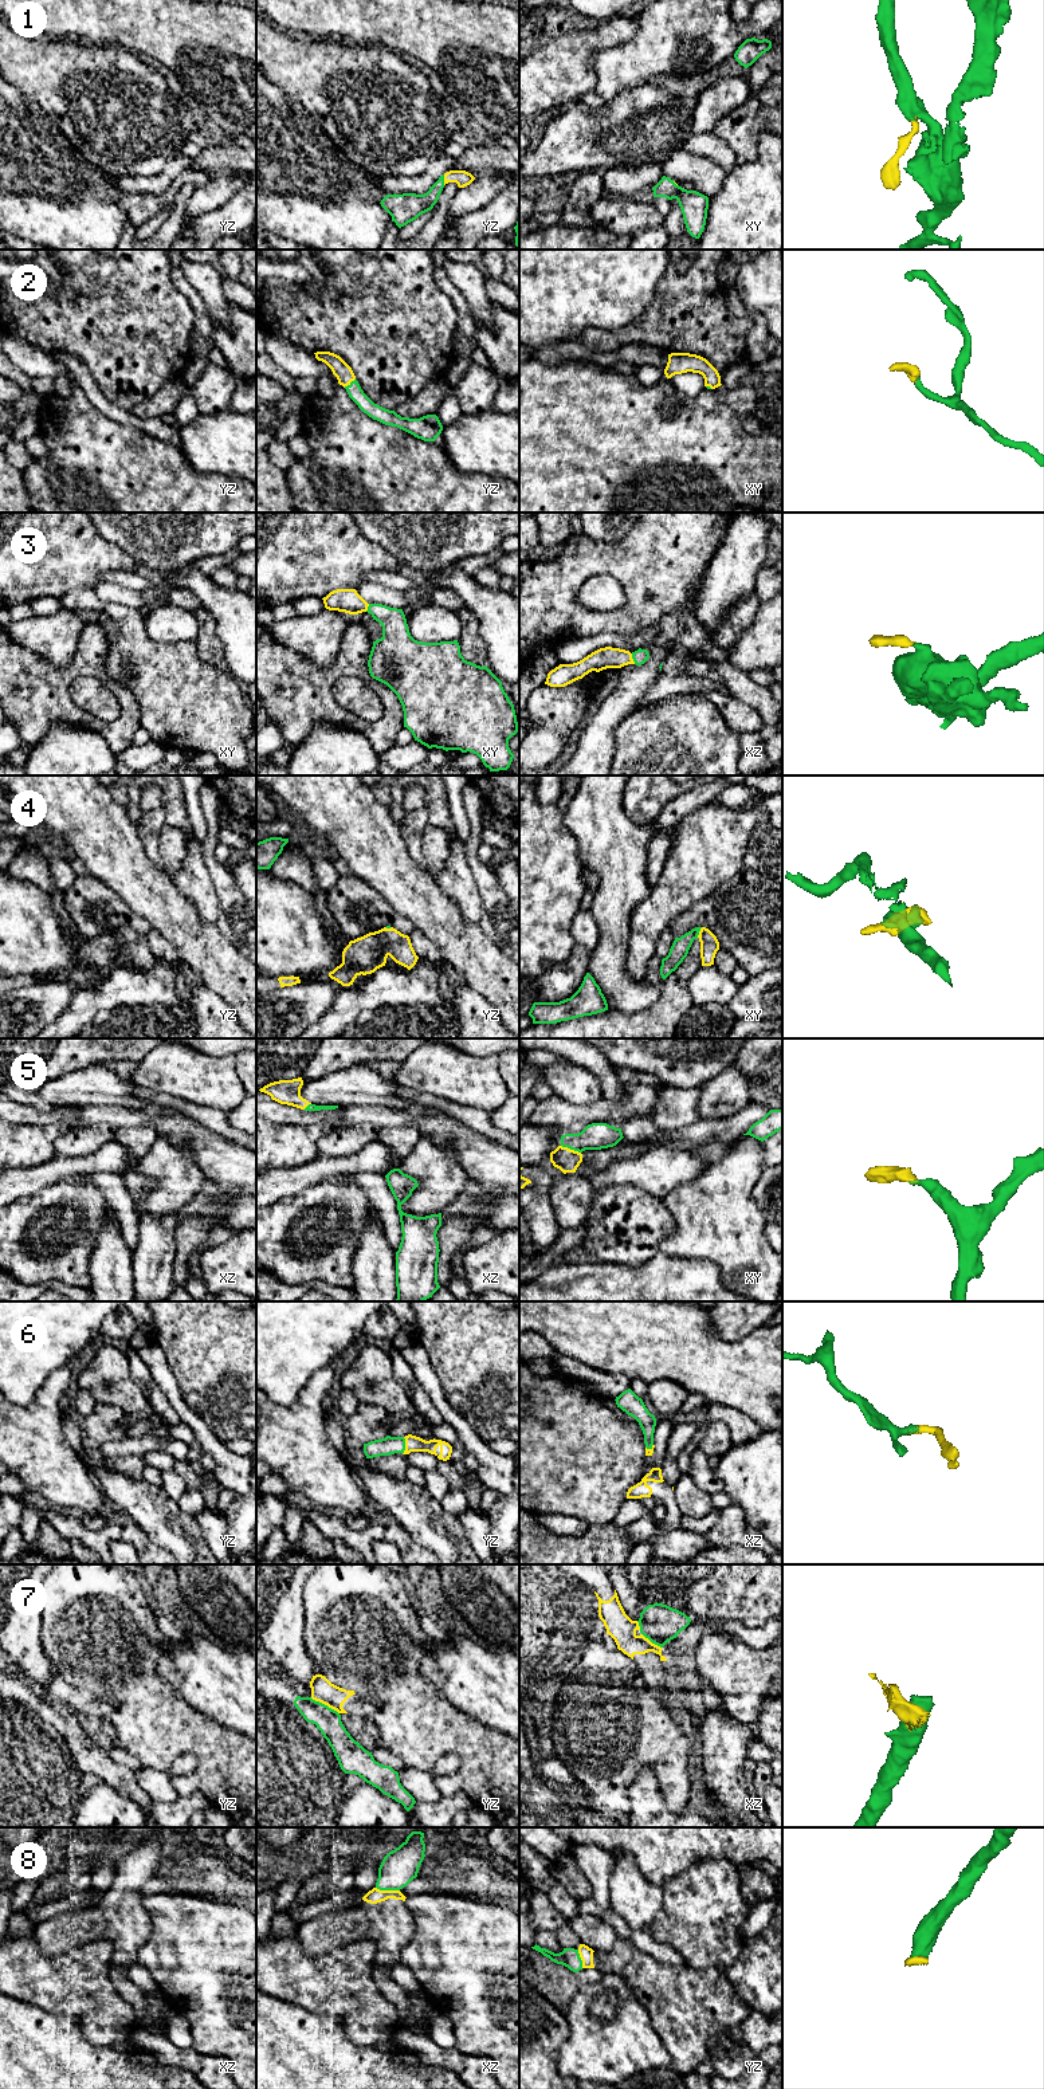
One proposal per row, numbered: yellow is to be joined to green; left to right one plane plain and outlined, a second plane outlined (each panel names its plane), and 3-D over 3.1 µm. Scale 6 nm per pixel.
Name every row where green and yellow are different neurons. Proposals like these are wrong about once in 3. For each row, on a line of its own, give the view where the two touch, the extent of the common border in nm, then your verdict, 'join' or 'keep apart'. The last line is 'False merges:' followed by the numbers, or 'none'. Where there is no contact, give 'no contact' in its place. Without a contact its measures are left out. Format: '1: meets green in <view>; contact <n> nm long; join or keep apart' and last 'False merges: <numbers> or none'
1: meets green in yz; contact 60 nm long; join
2: meets green in yz; contact 90 nm long; join
3: meets green in xz; contact 70 nm long; join
4: meets green in xy; contact 70 nm long; join
5: meets green in xy; contact 130 nm long; join
6: meets green in yz; contact 100 nm long; join
7: meets green in yz; contact 200 nm long; keep apart
8: meets green in xz; contact 150 nm long; join
False merges: 7

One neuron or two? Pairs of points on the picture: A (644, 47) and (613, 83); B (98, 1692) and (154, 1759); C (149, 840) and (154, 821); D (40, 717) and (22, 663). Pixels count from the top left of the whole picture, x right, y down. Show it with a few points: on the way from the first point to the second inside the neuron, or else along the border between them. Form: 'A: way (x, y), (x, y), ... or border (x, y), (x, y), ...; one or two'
A: way (636, 57), (619, 74); one
B: way (118, 1697), (154, 1734), (154, 1739); one
C: way (149, 836), (150, 825); one
D: way (34, 703), (34, 695), (22, 682), (22, 676); one

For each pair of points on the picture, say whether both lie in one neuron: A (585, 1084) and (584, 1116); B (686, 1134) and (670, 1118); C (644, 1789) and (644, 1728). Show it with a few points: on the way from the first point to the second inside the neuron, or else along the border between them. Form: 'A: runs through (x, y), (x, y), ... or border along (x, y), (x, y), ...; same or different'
A: border along (554, 1094), (576, 1104), (591, 1104), (603, 1096); different
B: border along (701, 1118), (683, 1127), (662, 1131); different
C: border along (654, 1770), (644, 1766), (625, 1793); different

